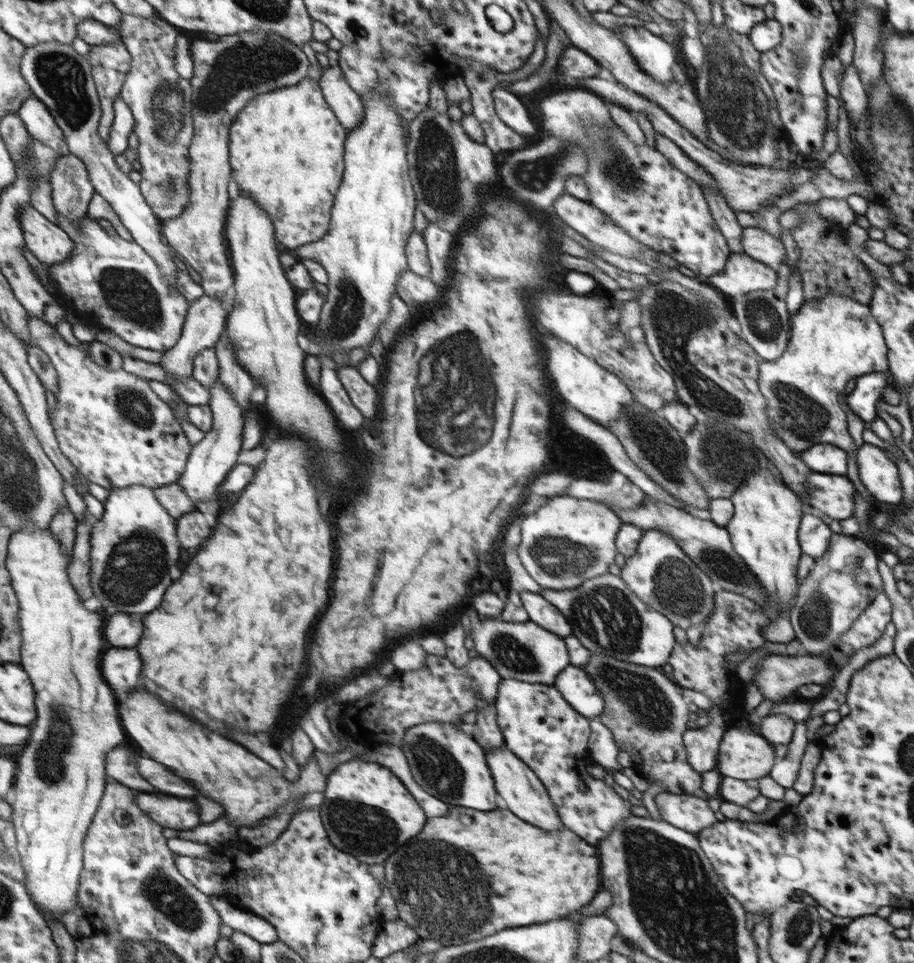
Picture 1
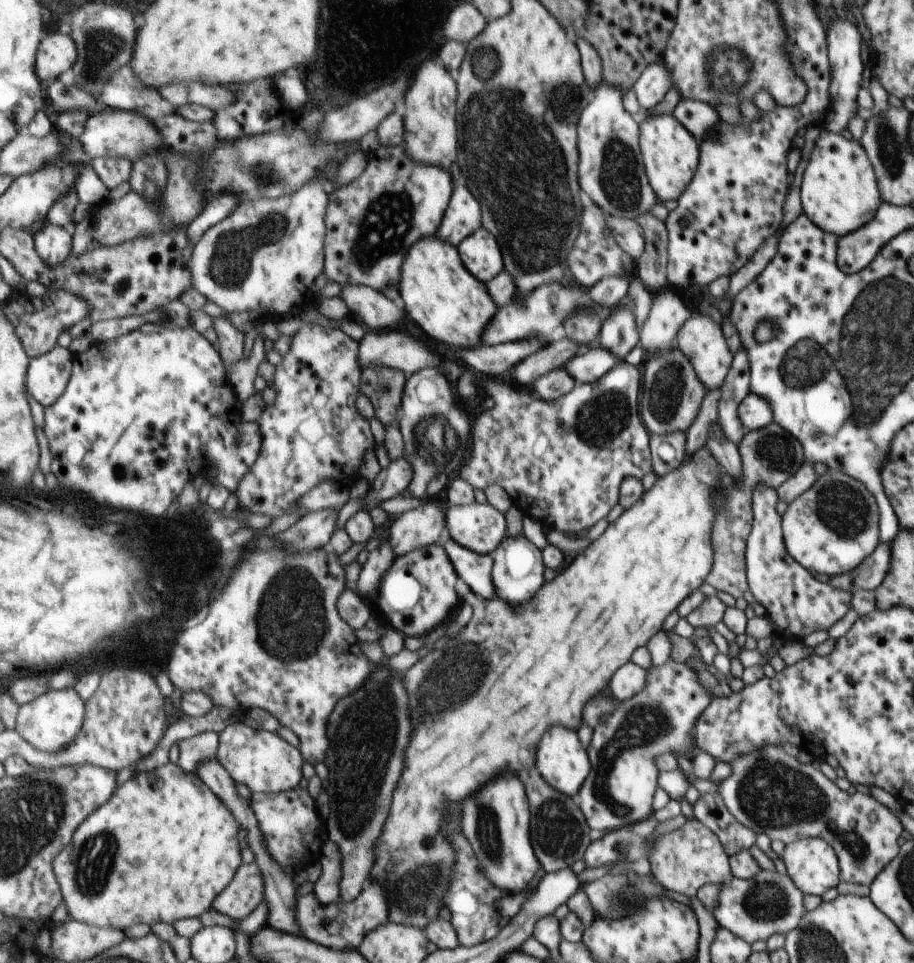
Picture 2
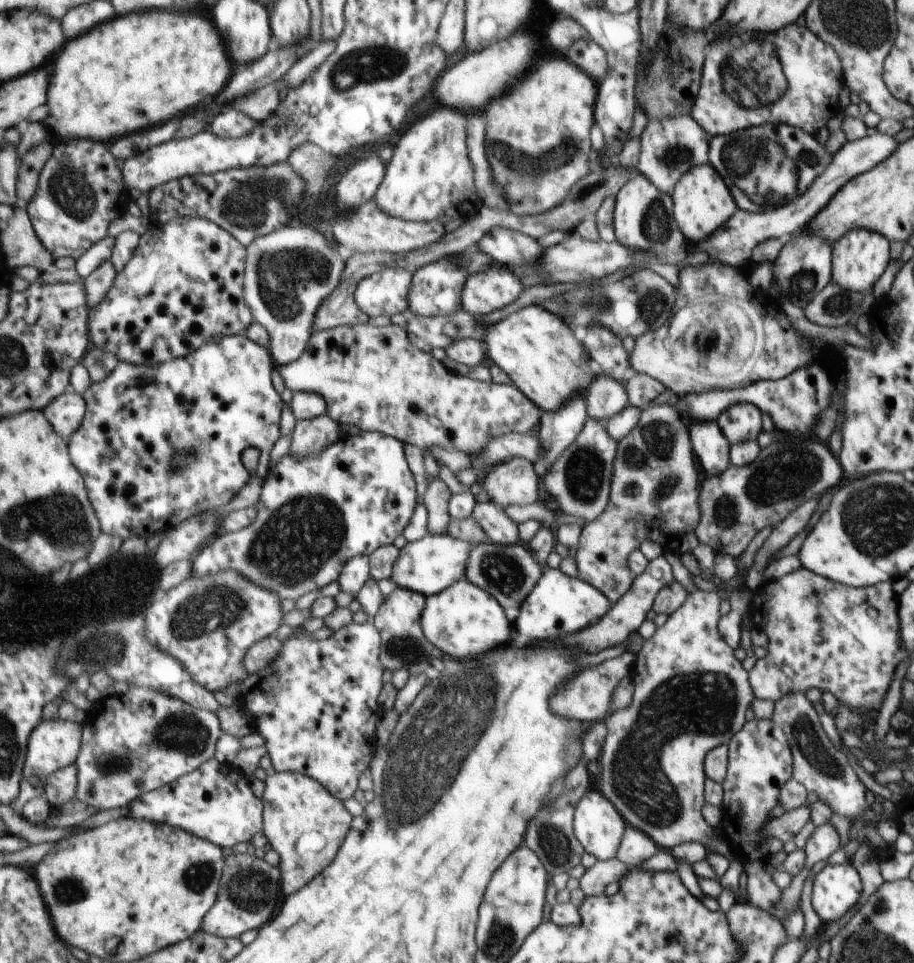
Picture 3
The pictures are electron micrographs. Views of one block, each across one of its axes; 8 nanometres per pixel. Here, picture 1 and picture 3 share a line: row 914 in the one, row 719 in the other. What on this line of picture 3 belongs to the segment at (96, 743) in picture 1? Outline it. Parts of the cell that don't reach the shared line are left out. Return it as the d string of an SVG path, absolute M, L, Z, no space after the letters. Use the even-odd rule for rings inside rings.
M62 719L44 720L31 736L25 777L23 778L23 793L12 803L10 811L22 813L31 800L46 797L50 775L74 765L79 759L82 749L82 724Z

